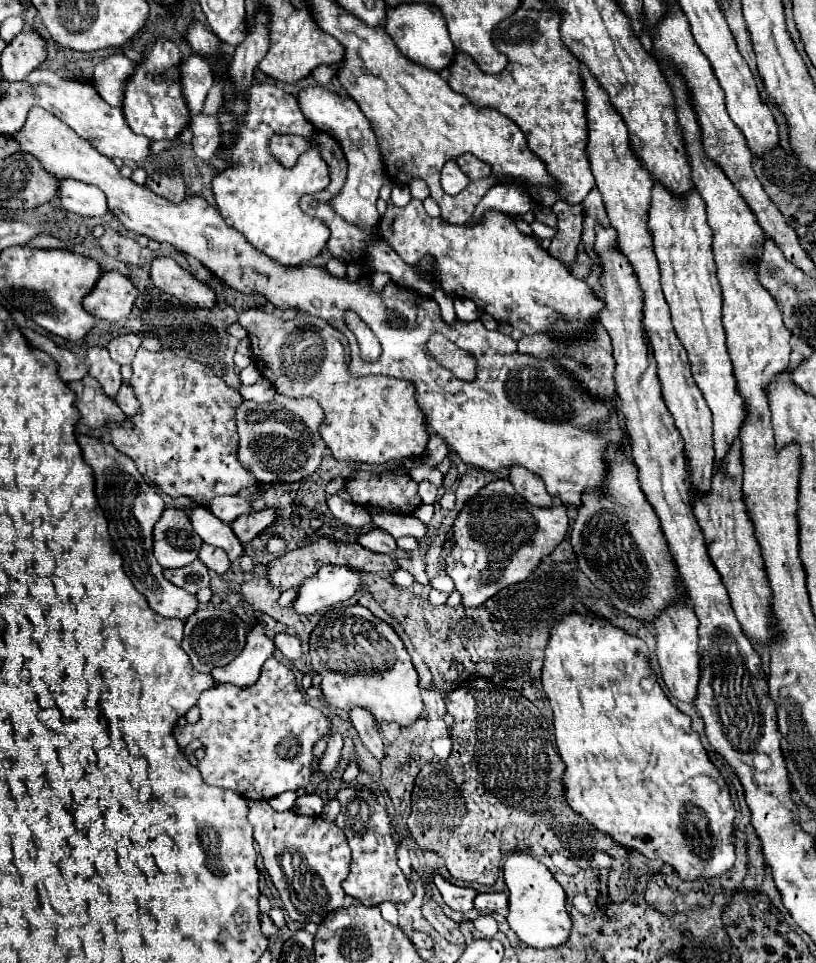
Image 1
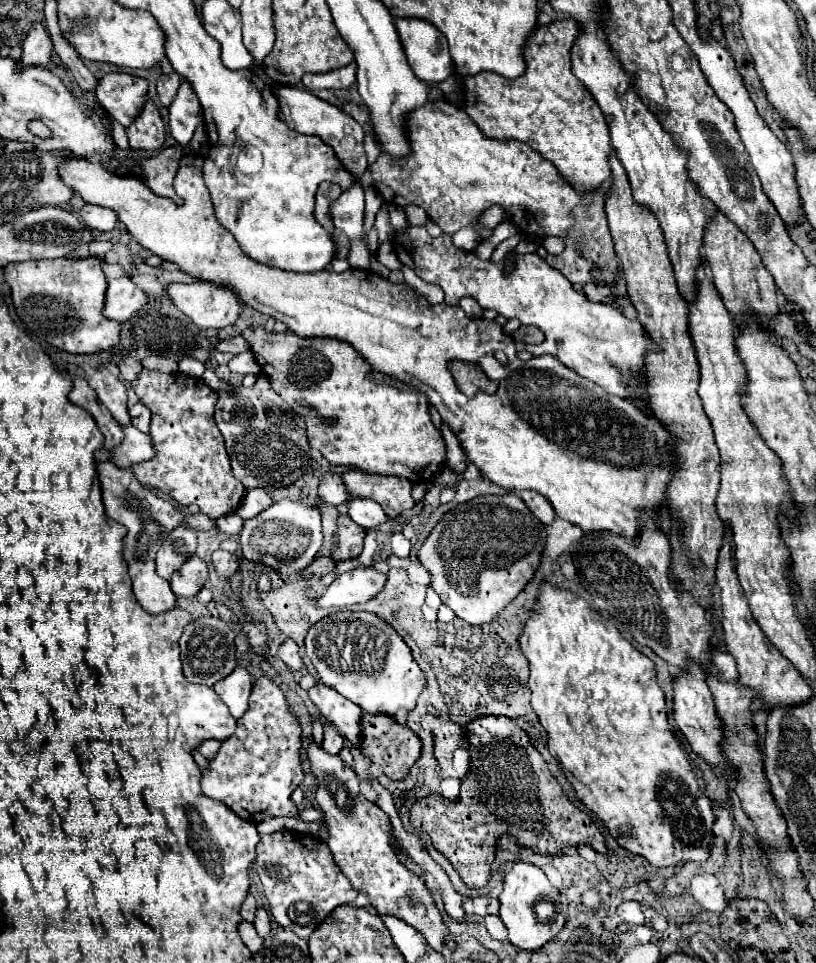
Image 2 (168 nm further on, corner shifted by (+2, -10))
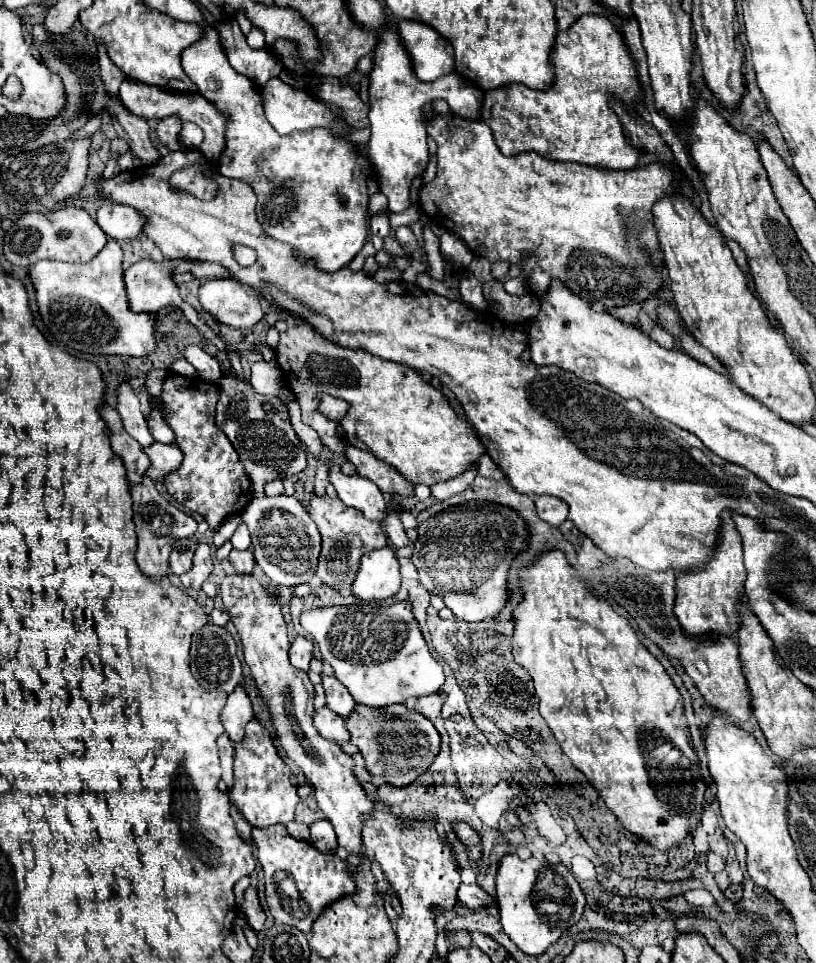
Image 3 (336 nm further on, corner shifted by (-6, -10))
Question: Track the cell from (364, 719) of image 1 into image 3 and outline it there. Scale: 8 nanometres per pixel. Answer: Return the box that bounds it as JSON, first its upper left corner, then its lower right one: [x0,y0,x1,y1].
[322,677,356,717]

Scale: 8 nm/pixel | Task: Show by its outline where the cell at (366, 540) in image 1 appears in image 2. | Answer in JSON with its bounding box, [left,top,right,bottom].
[332,515,366,561]

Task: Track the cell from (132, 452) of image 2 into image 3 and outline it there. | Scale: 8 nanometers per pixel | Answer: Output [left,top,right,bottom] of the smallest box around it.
[142,443,184,481]

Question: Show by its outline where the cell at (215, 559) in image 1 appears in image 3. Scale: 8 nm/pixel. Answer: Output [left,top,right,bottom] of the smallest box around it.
[228,549,254,575]

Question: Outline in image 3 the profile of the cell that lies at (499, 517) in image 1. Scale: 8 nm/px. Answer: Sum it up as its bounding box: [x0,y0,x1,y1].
[412,501,530,623]

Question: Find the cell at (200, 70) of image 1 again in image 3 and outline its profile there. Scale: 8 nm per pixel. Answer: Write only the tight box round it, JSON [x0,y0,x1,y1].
[180,123,204,149]

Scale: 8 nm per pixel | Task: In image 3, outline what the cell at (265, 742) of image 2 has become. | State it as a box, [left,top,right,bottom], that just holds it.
[228,719,300,827]

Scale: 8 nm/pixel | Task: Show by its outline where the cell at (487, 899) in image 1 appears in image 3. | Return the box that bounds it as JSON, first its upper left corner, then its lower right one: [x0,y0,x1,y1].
[458,883,496,911]

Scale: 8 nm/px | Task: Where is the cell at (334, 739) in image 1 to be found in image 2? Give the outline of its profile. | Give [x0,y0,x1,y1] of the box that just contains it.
[322,725,344,755]

